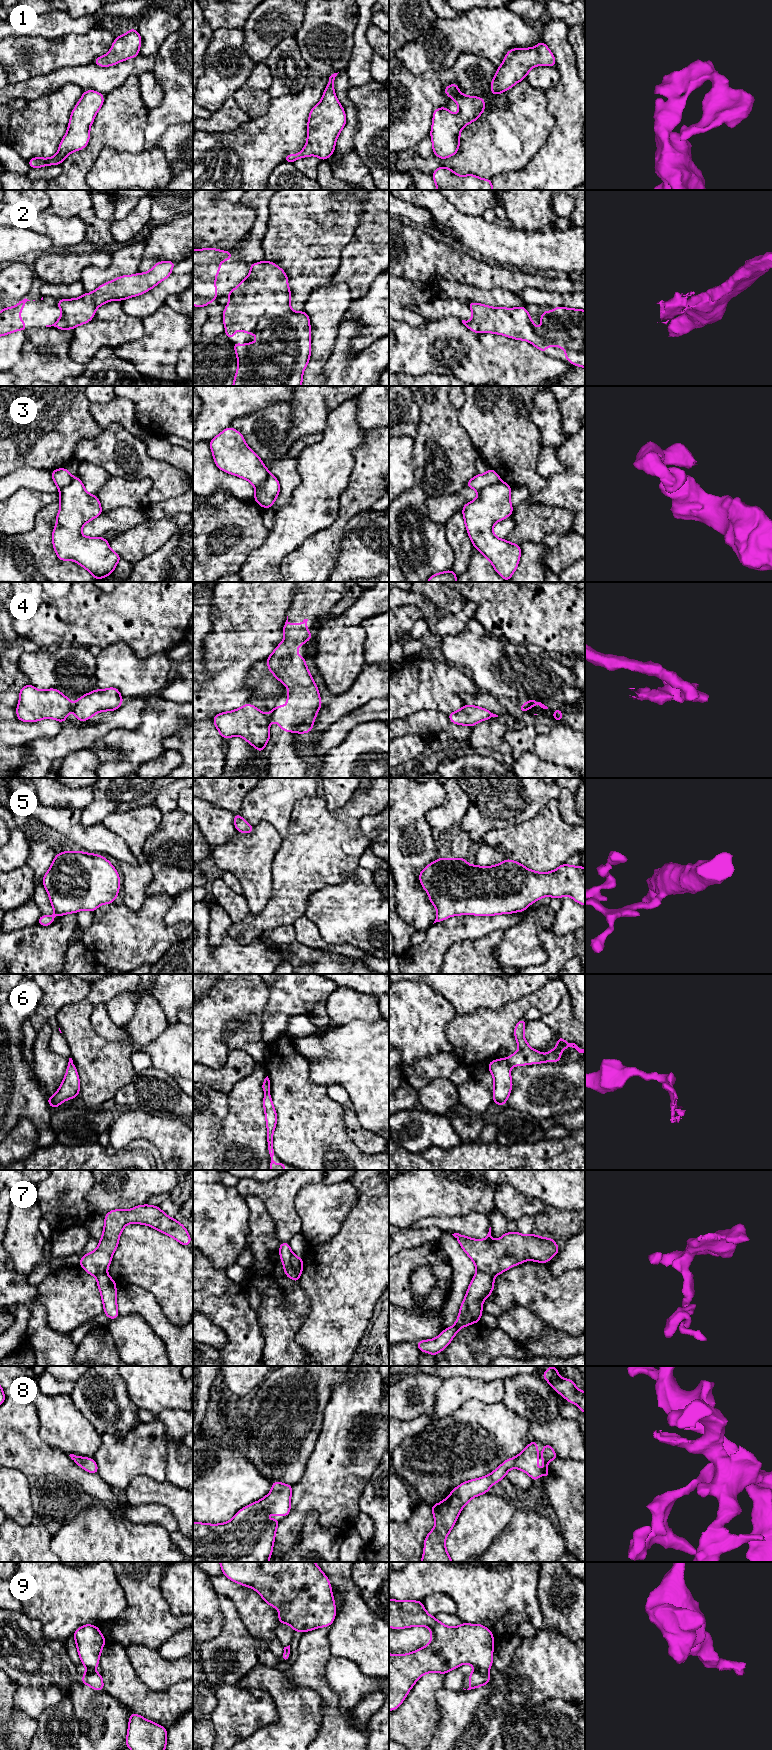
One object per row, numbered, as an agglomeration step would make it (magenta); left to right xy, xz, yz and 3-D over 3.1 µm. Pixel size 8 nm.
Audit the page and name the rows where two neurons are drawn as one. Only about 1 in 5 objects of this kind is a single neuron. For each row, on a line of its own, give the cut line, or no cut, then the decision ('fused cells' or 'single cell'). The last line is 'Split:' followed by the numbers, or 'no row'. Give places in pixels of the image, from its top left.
1: no cut | single cell
2: xz (231, 291), (229, 296) | fused cells
3: yz (500, 480), (486, 485), (477, 491) | fused cells
4: xz (267, 714), (271, 720) | fused cells
5: no cut | single cell
6: yz (506, 1059), (510, 1065) | fused cells
7: xz (292, 1254), (292, 1262), (301, 1270) | fused cells
8: no cut | single cell
9: yz (475, 1668), (487, 1673) | fused cells
Split: 2, 3, 4, 6, 7, 9

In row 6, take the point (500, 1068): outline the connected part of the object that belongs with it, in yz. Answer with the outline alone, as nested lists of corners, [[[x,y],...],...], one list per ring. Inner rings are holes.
[[[501,1058],[491,1061],[487,1066],[494,1080],[493,1102],[503,1106],[513,1087],[509,1062]]]

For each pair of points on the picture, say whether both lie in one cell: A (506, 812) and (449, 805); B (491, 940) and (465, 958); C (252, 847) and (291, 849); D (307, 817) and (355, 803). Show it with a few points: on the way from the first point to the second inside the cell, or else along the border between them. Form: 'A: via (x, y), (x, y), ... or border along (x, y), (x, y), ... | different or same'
A: border along (462, 788), (469, 800), (469, 808), (459, 824) | different
B: via (485, 946), (471, 958) | same
C: border along (282, 838), (271, 870) | different
D: via (319, 817), (341, 817), (343, 815) | same

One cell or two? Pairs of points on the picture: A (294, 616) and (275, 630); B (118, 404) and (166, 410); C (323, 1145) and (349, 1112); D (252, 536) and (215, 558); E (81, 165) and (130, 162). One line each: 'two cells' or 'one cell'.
A: two cells
B: two cells
C: two cells
D: one cell
E: two cells

